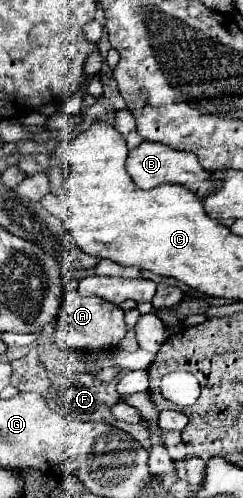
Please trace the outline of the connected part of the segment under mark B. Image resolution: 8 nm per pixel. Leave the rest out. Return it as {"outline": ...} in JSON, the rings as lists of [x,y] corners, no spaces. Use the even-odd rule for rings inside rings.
{"outline":[[[142,142],[138,148],[130,150],[126,168],[128,168],[132,180],[136,182],[136,186],[142,190],[150,190],[150,188],[156,188],[162,184],[180,184],[180,186],[186,186],[188,190],[192,190],[194,194],[198,194],[200,198],[206,198],[206,194],[214,192],[218,186],[218,180],[214,180],[212,174],[200,166],[198,158],[192,152],[178,152],[178,150],[172,150],[172,148],[168,148],[164,144],[156,144],[156,142]]]}

